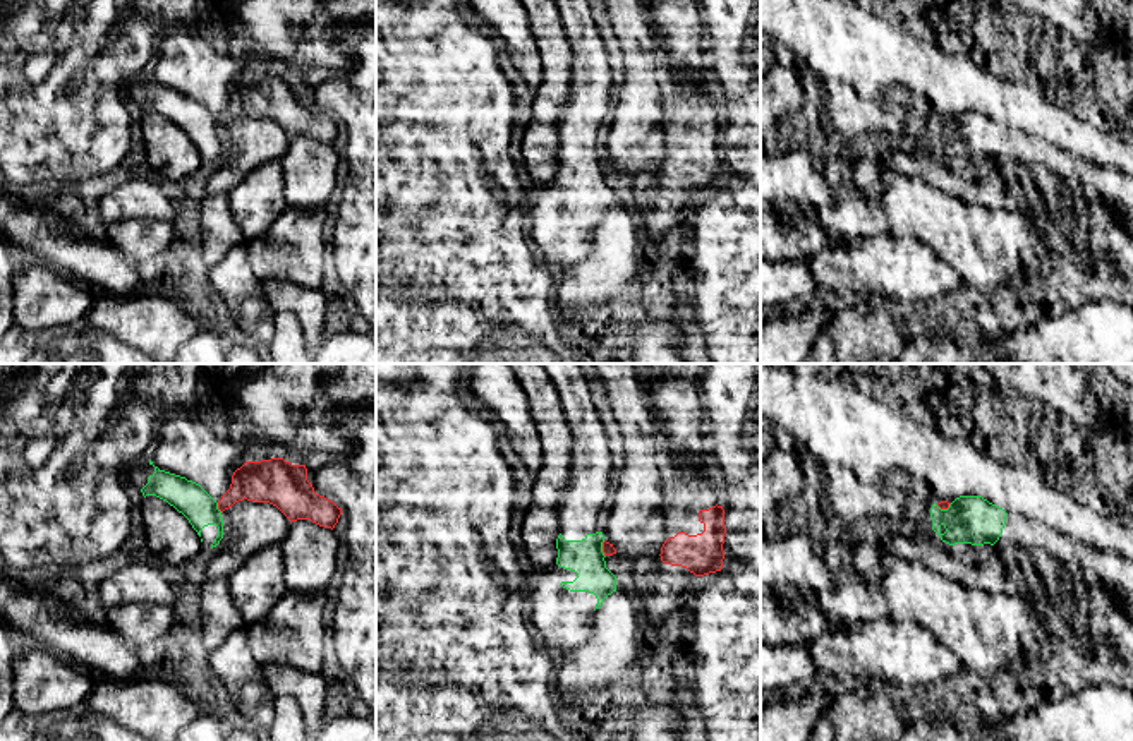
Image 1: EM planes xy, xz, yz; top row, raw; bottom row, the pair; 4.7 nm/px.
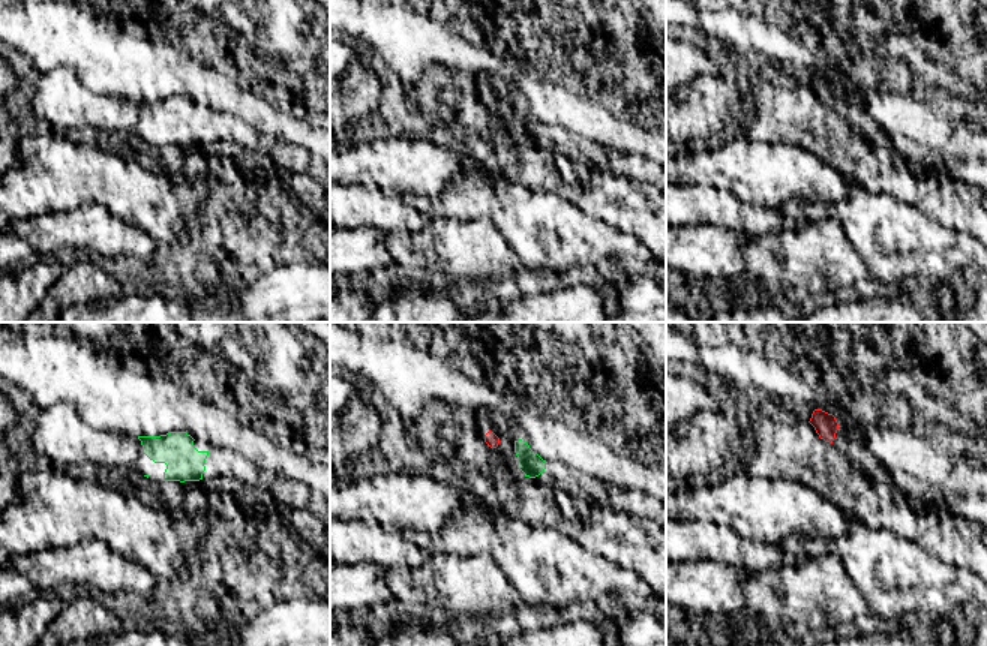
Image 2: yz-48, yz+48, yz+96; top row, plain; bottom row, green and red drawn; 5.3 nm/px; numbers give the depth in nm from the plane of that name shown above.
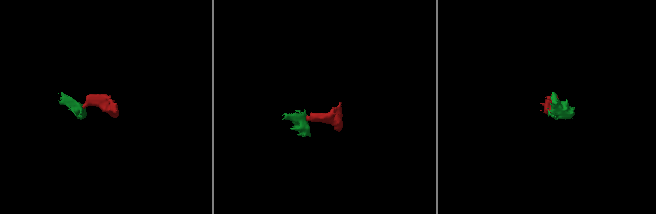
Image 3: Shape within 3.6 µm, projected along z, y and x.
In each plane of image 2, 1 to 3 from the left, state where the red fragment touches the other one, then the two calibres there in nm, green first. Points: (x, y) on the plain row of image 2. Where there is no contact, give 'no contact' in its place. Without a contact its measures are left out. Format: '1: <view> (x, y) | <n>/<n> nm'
1: no contact
2: no contact
3: no contact

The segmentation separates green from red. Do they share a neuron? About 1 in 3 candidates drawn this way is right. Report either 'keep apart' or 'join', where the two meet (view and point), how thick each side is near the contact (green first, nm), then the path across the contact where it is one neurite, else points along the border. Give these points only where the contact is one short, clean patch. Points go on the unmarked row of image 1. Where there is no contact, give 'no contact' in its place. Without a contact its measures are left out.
keep apart | xy (217, 124) | 160/190 nm | along xy (217, 119), (222, 127)

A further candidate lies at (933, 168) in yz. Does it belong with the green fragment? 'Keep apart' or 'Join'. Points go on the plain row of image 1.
Keep apart

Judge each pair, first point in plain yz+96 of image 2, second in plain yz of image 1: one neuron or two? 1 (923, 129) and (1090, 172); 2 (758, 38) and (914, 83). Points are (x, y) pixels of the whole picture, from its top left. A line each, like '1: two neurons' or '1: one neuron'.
1: two neurons
2: one neuron

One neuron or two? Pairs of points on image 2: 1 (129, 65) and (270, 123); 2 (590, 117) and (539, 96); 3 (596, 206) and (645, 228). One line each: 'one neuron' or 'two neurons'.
1: one neuron
2: one neuron
3: one neuron

